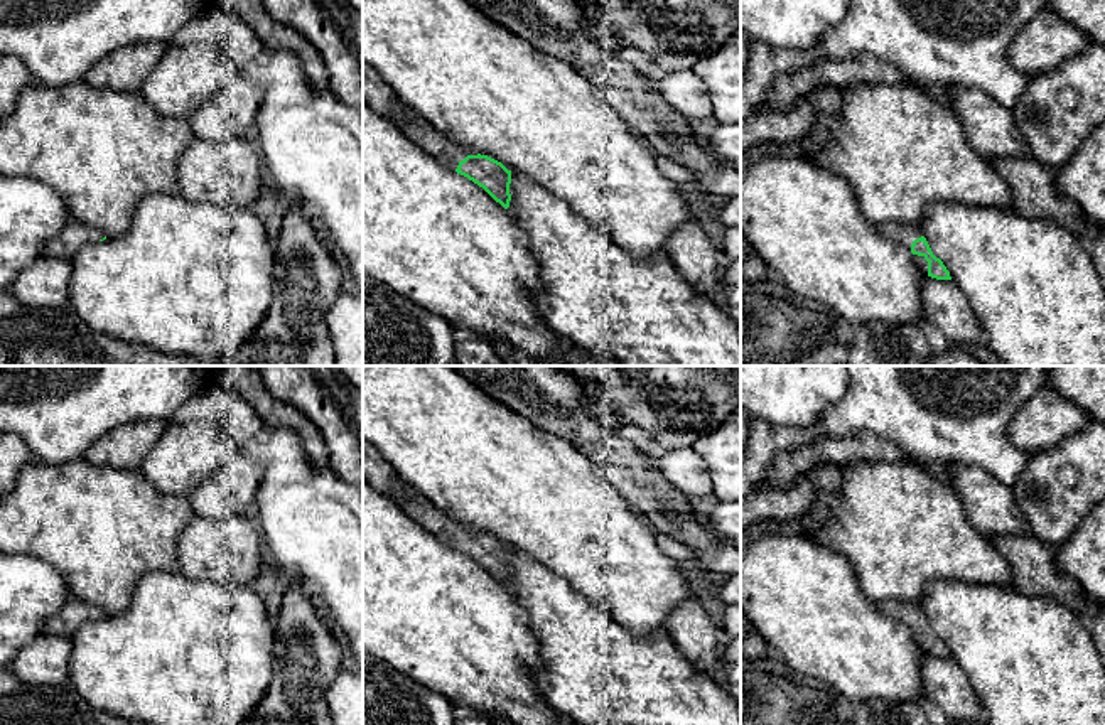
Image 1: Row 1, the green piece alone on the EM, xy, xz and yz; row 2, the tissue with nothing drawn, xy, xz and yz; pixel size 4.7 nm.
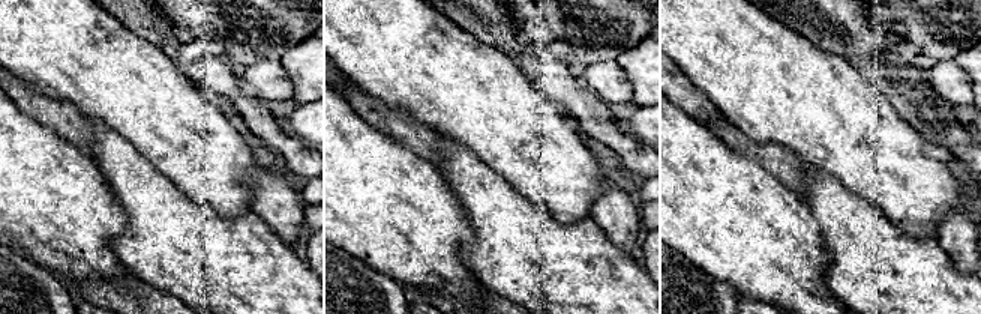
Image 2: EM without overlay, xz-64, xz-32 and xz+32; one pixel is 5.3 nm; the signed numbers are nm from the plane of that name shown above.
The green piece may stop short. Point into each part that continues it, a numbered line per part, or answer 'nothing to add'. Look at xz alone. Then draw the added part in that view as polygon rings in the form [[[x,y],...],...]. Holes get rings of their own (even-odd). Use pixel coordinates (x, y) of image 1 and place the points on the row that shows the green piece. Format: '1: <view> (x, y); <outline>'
1: xz (424, 134); [[[412,111],[402,123],[402,130],[427,153],[442,165],[455,170],[459,162],[471,155],[466,148],[454,143],[447,135],[439,132],[422,115]]]

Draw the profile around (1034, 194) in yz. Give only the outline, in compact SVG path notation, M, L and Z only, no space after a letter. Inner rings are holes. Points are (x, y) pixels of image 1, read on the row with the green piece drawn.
M1002 157L990 160L992 169L1007 182L1011 209L1027 219L1048 219L1078 239L1086 239L1090 221L1080 204L1058 191L1054 170L1034 157Z

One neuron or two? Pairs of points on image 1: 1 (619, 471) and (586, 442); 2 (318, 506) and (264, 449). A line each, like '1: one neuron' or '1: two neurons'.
1: one neuron
2: one neuron

